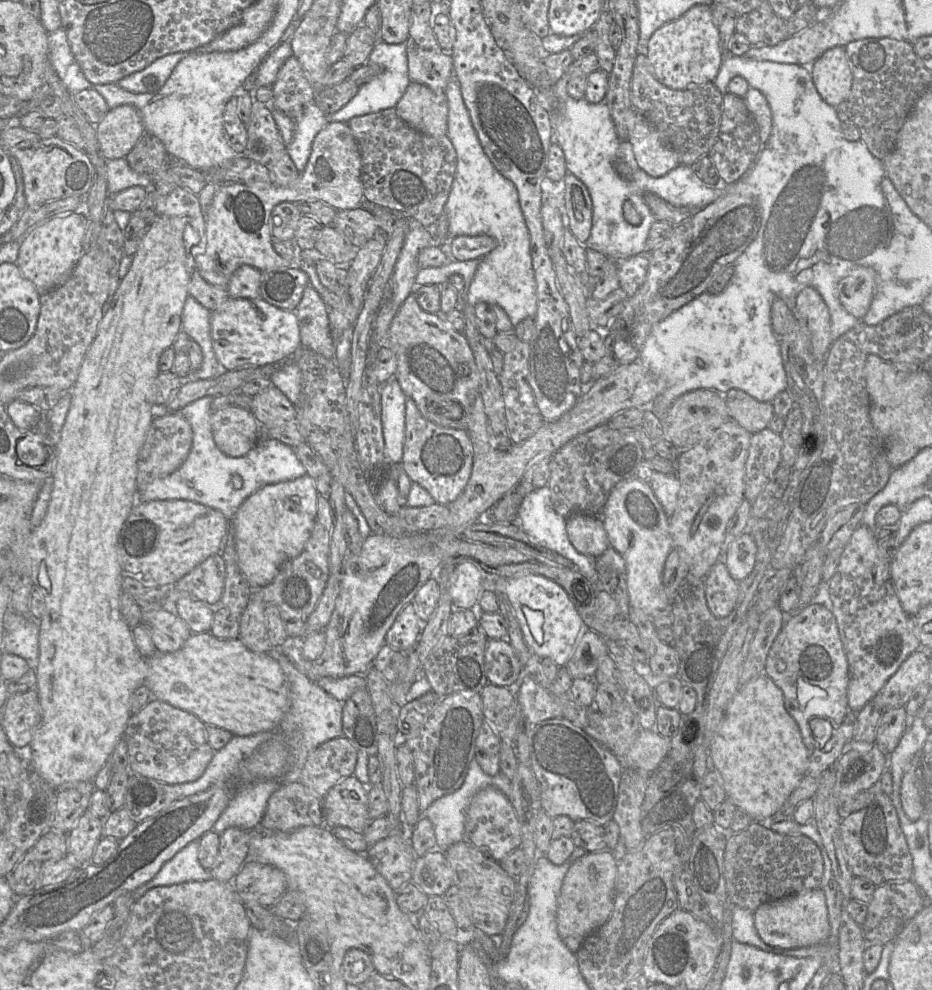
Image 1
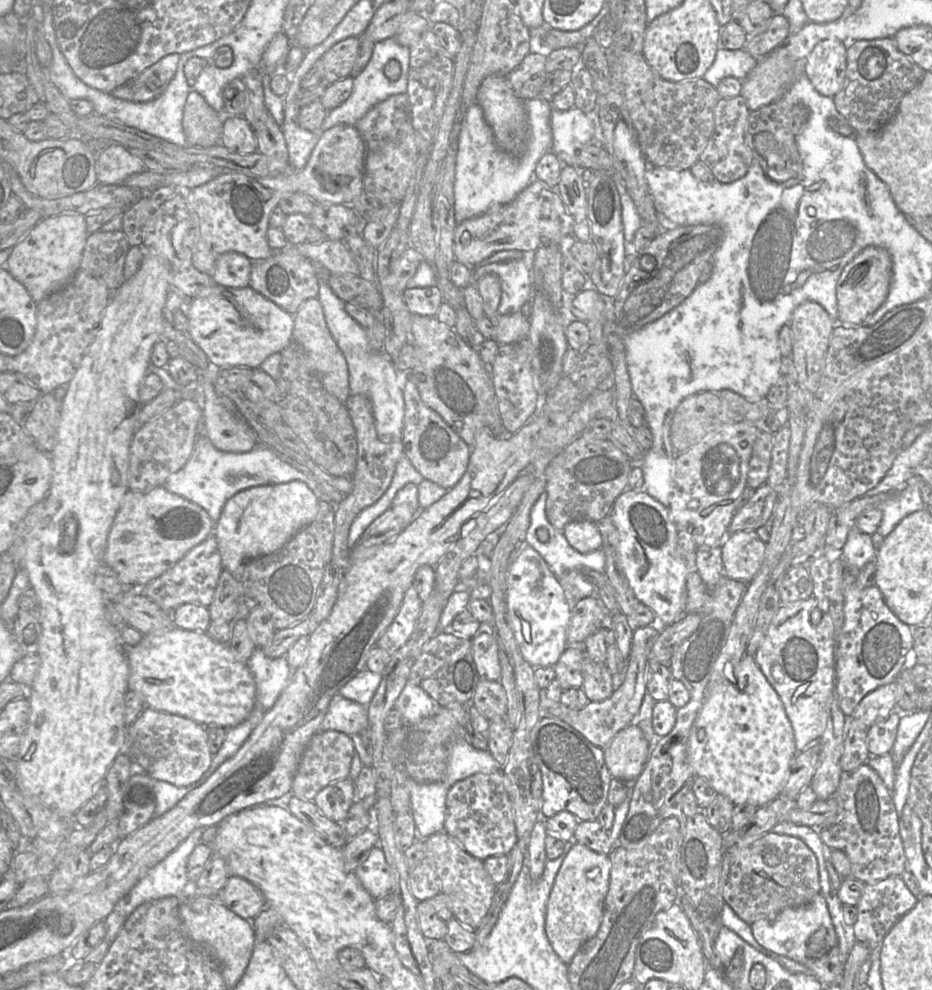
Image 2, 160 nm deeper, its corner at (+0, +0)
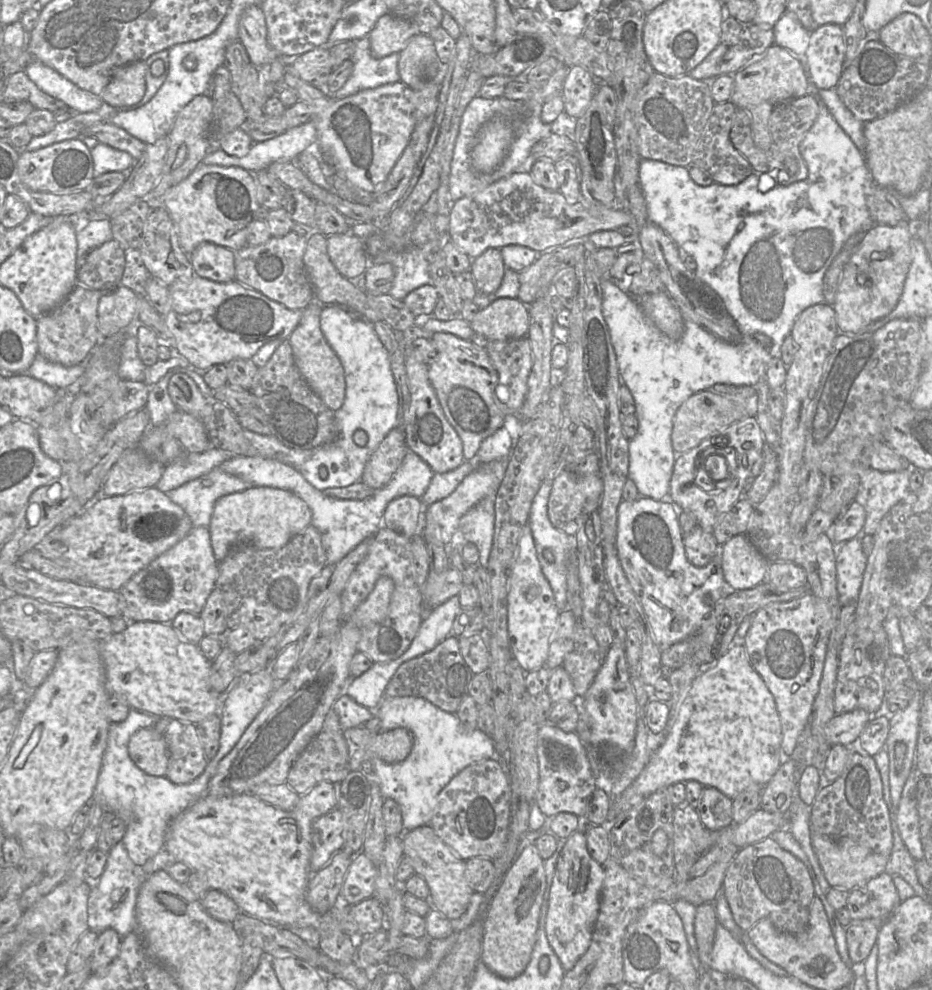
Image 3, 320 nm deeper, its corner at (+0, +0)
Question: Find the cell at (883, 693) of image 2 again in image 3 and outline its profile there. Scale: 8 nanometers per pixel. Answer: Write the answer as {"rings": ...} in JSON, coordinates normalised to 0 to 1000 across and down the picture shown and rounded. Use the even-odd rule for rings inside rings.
{"rings":[[[926,716],[897,721],[884,736],[887,749],[892,754],[910,753],[916,749],[935,725],[936,722]]]}

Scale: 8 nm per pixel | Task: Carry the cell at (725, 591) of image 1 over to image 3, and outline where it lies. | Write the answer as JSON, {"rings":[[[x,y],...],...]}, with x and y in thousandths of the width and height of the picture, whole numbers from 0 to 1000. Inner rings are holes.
{"rings":[[[748,532],[733,543],[738,566],[747,573],[756,573],[770,562],[773,551],[764,536]]]}

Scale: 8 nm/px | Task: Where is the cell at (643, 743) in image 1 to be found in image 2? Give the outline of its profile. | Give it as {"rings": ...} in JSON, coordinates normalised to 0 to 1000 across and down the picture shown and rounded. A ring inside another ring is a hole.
{"rings":[[[682,731],[664,738],[648,756],[648,768],[657,786],[678,792],[688,782],[697,752]]]}

